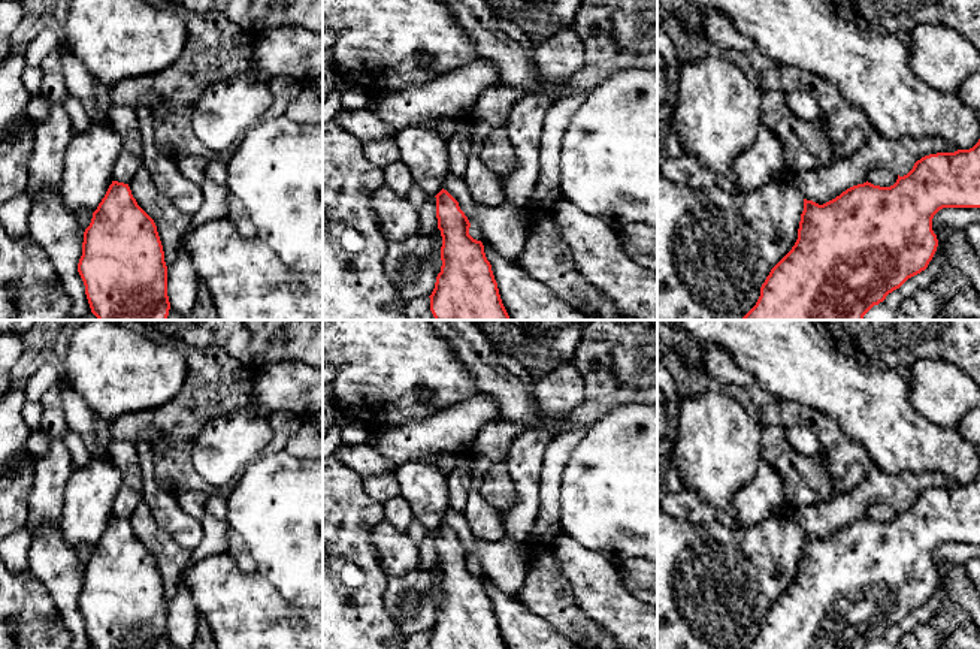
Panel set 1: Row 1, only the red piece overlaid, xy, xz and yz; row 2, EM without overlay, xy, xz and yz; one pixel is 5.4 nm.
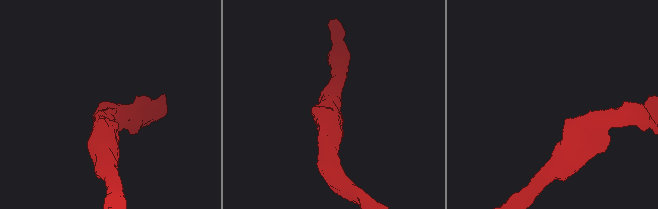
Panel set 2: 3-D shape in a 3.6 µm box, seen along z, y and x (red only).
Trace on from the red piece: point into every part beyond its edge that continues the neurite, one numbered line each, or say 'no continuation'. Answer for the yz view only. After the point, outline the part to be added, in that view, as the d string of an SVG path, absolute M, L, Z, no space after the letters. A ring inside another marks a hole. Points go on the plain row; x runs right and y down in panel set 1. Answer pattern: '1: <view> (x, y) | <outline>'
no continuation

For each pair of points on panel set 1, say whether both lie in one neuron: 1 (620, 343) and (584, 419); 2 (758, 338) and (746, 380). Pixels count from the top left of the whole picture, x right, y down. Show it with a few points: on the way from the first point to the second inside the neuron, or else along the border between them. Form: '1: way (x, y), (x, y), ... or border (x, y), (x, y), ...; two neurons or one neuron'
1: way (620, 362), (598, 400); one neuron
2: border (722, 349), (755, 380); two neurons

